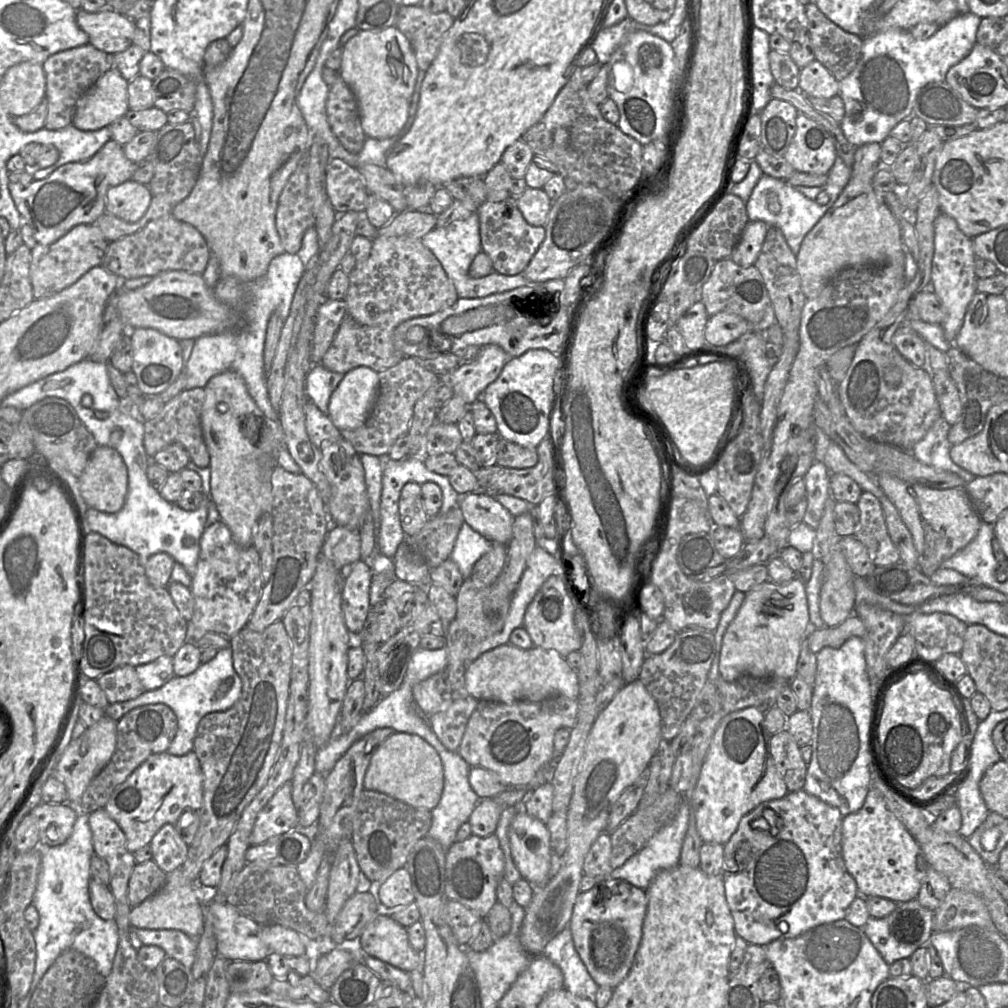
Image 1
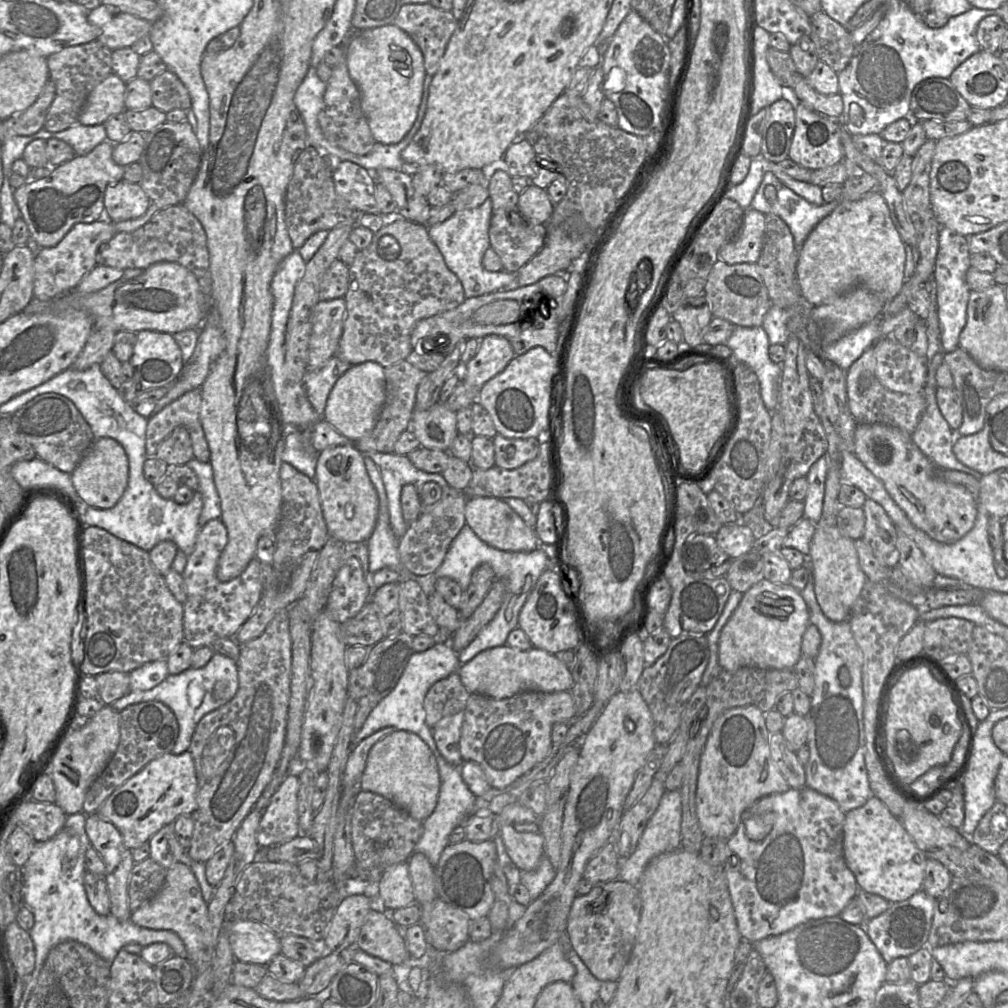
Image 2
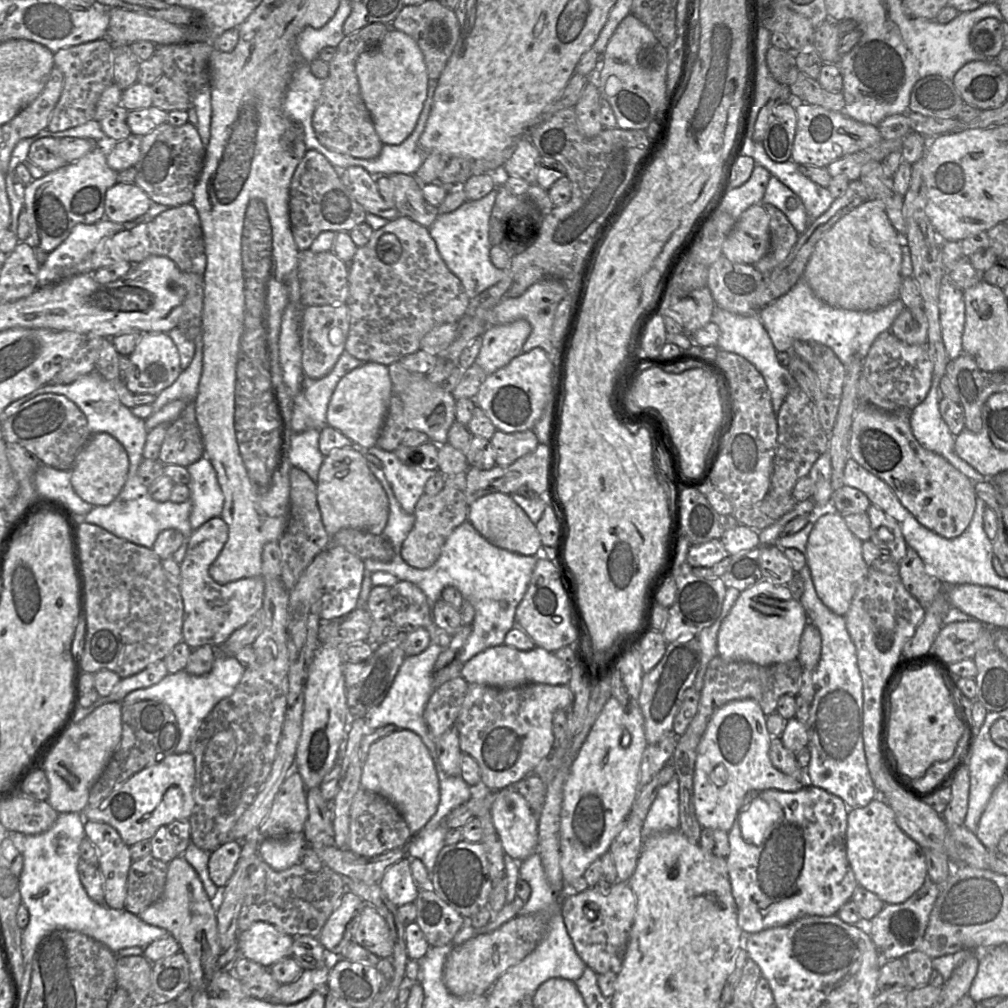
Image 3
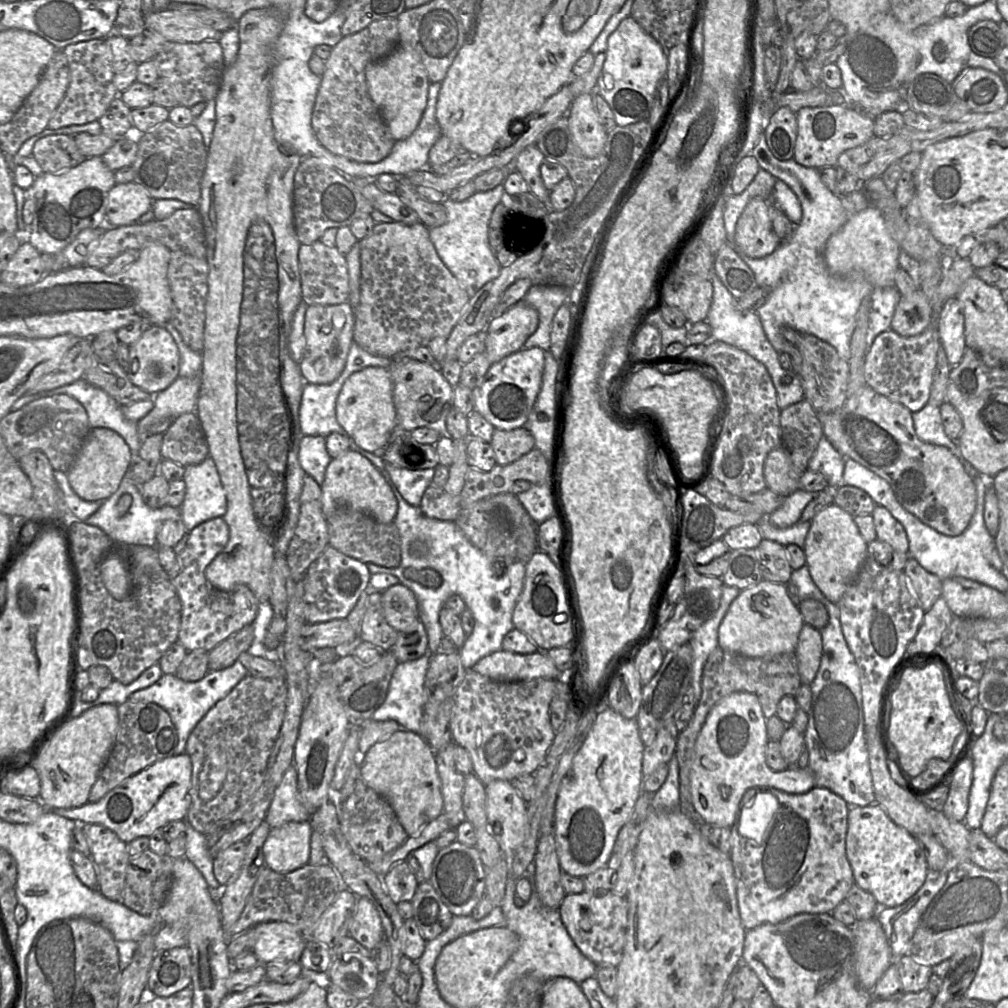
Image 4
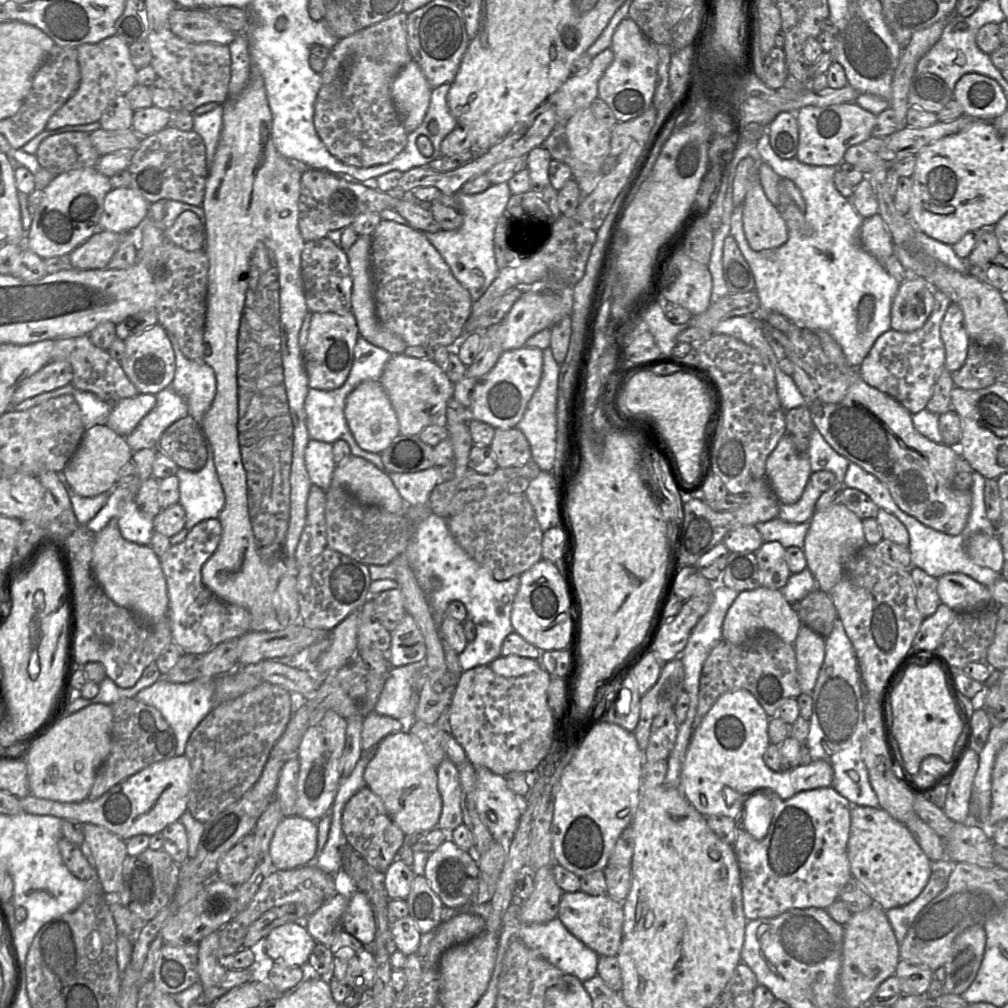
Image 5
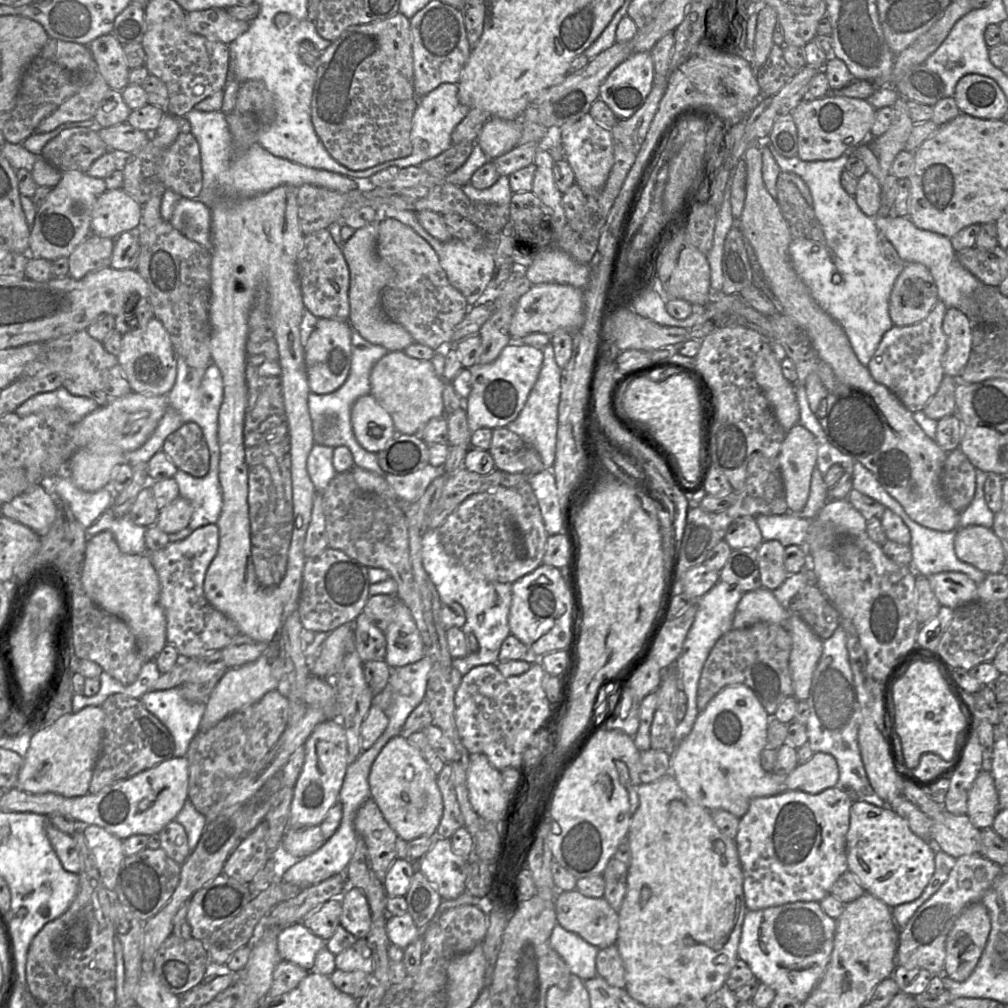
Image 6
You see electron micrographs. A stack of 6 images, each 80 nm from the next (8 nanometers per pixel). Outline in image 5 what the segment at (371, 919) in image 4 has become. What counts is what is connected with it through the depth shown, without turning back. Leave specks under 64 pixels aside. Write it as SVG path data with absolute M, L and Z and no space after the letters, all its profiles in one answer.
M355 891L350 899L343 919L344 931L355 937L363 946L375 940L376 921L366 895Z

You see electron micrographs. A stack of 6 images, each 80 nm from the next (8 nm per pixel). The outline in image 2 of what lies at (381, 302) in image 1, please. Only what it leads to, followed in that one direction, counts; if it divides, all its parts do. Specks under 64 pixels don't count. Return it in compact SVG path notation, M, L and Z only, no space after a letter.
M398 216L387 220L386 224L373 234L370 245L356 252L353 263L348 267L348 289L344 296L346 313L335 356L352 366L375 362L388 368L410 359L413 355L411 334L416 323L453 310L466 300L461 282L445 265L440 251L429 238L428 228Z

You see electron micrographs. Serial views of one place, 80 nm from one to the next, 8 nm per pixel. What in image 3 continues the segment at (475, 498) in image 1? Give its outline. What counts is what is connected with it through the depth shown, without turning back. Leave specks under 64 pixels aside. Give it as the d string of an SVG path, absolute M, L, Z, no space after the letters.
M496 492L477 499L468 506L467 520L480 535L499 548L530 556L536 554L542 545L536 526L508 494Z

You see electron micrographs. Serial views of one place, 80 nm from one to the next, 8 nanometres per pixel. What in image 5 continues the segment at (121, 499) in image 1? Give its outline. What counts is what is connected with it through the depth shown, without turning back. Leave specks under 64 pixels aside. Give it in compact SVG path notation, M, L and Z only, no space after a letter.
M94 425L86 429L63 473L76 494L83 497L94 497L112 491L117 484L121 469L127 462L132 461L132 456L133 452L125 437L106 425Z

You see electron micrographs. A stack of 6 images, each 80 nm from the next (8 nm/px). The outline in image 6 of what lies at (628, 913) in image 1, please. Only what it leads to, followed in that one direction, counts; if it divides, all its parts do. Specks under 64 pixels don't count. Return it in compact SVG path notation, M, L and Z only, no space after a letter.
M578 890L559 891L554 900L557 924L571 931L598 949L616 944L619 930L618 912L604 897L590 898Z

